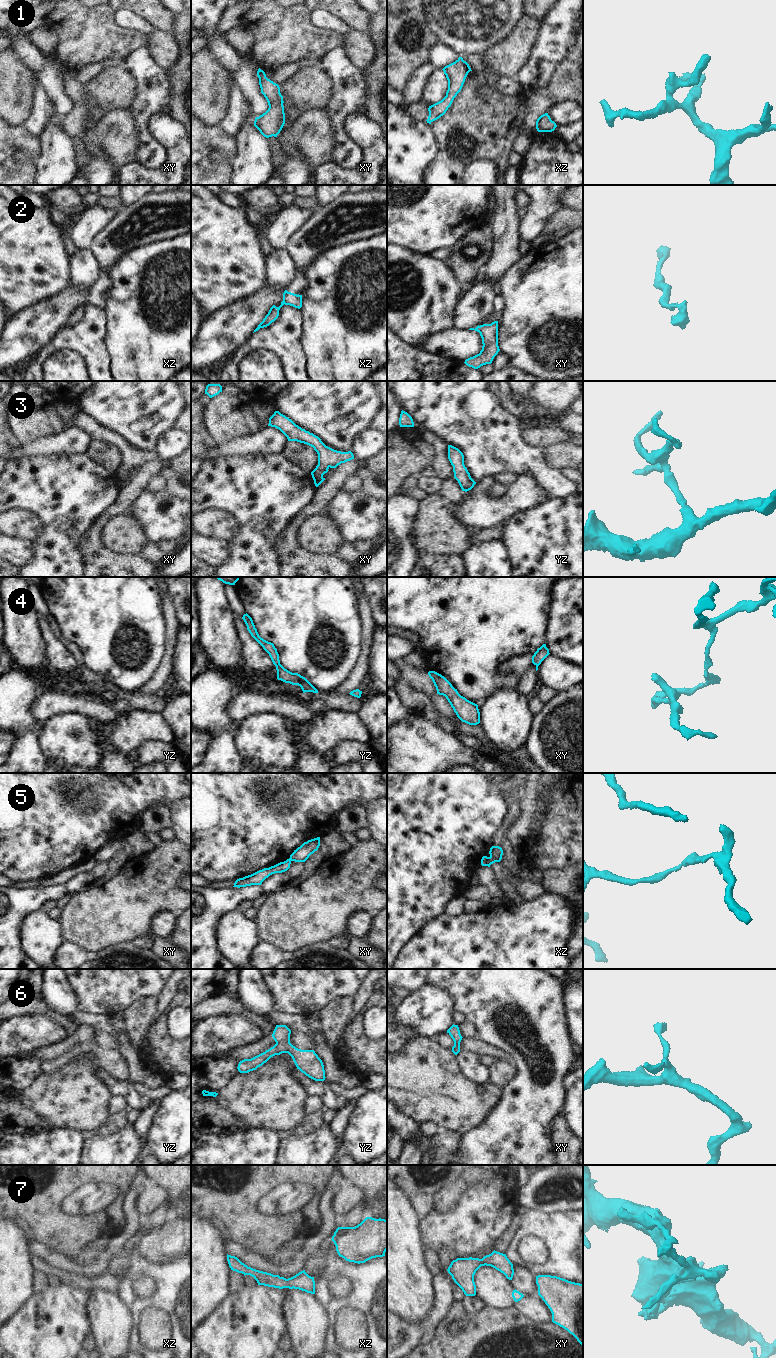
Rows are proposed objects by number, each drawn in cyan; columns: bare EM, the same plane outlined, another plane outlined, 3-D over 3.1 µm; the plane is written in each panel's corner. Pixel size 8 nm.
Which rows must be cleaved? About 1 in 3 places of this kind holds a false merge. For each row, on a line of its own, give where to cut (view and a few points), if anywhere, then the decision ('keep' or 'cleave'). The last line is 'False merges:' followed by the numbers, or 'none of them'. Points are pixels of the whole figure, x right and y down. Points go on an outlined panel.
1: cut none; keep
2: cut none; keep
3: cut none; keep
4: cut none; keep
5: cut xy (289, 858), (291, 860); cleave
6: cut none; keep
7: cut none; keep
False merges: 5

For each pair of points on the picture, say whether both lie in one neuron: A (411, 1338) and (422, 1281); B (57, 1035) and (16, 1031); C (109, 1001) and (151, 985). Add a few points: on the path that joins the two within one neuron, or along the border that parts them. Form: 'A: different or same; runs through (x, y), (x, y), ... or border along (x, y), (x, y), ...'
A: different; border along (433, 1309), (418, 1324), (408, 1323), (397, 1313)
B: same; runs through (47, 1032), (26, 1032)
C: same; runs through (119, 991), (123, 987), (141, 987)

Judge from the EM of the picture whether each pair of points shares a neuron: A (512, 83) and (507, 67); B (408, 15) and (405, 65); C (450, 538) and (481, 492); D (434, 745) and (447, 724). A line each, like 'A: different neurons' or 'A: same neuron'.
A: different neurons
B: same neuron
C: different neurons
D: different neurons

